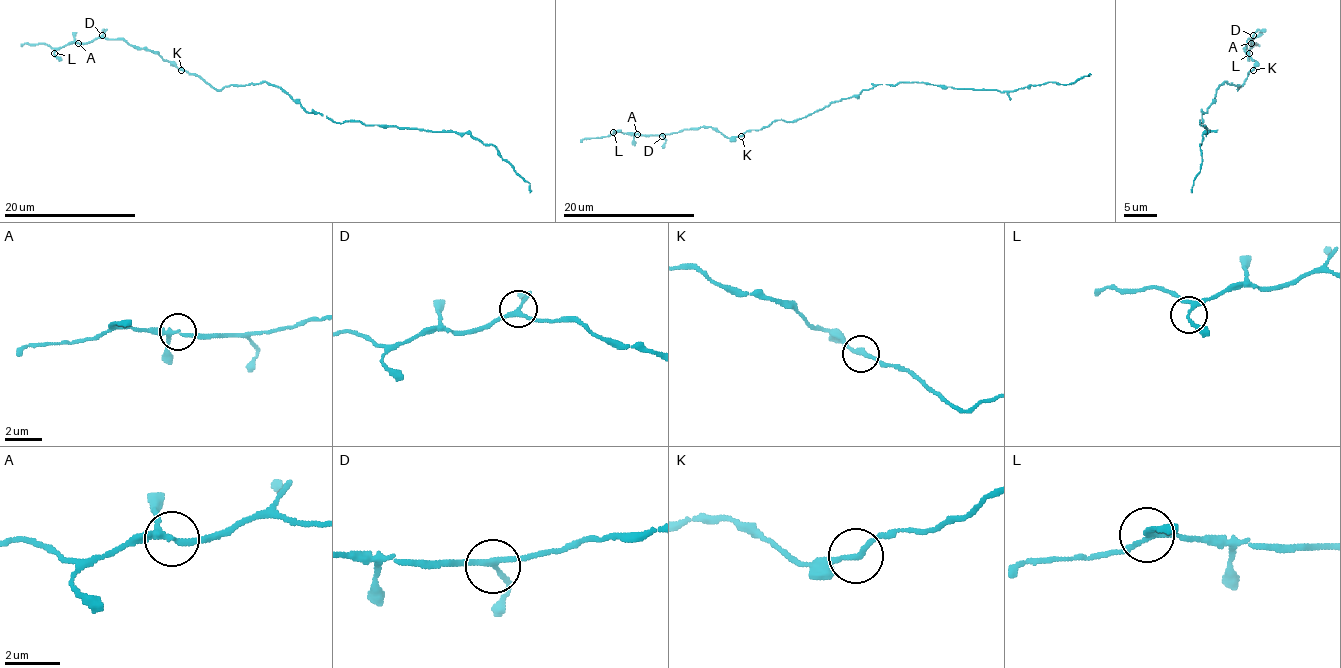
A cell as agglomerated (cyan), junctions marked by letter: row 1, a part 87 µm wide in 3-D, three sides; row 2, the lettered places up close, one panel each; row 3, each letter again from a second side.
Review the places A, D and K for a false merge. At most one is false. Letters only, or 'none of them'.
none of them

